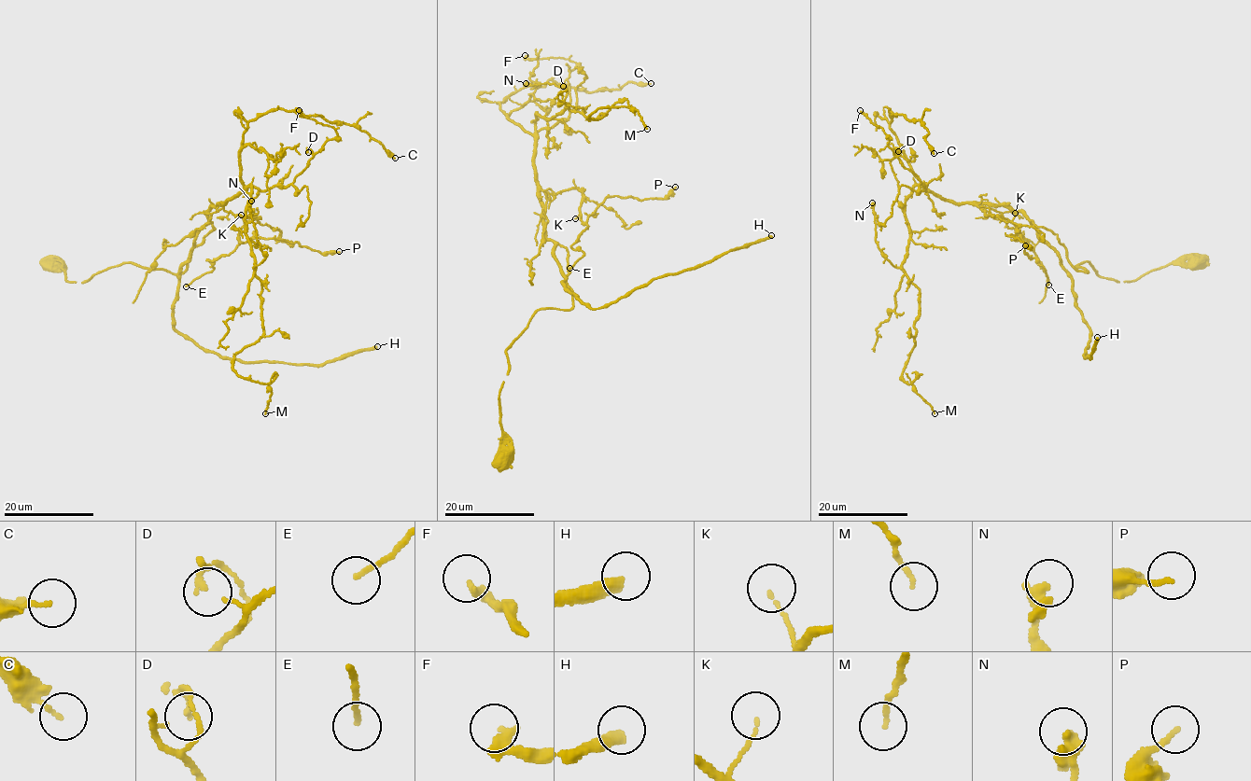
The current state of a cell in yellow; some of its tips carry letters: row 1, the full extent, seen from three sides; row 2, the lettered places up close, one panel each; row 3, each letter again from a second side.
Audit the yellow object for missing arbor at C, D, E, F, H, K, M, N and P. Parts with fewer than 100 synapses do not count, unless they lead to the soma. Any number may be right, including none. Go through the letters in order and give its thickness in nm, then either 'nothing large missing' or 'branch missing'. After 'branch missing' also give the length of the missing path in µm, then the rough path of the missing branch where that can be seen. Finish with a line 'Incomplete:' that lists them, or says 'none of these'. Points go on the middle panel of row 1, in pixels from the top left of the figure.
C: calibre 120 nm; nothing large missing
D: calibre 110 nm; nothing large missing
E: calibre 160 nm; nothing large missing
F: calibre 240 nm; nothing large missing
H: calibre 320 nm; branch missing; missing 100 µm; course (771, 235), (786, 225), (755, 202), (761, 187), (752, 164), (681, 84), (682, 56), (653, 25), (661, 19)
K: calibre 90 nm; nothing large missing
M: calibre 140 nm; nothing large missing
N: calibre 480 nm; nothing large missing
P: calibre 160 nm; nothing large missing
Incomplete: H

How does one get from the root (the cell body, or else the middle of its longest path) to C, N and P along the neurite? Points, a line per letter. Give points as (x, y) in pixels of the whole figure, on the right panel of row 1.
C: (1199, 261), (1124, 282), (1089, 262), (1077, 271), (1020, 212), (934, 195), (890, 109), (922, 121), (934, 153)
N: (1199, 261), (1124, 282), (1089, 262), (1077, 271), (1020, 212), (916, 186), (894, 267), (872, 202)
P: (1199, 261), (1124, 282), (1089, 262), (1077, 271), (1057, 234), (977, 204), (1025, 245)

